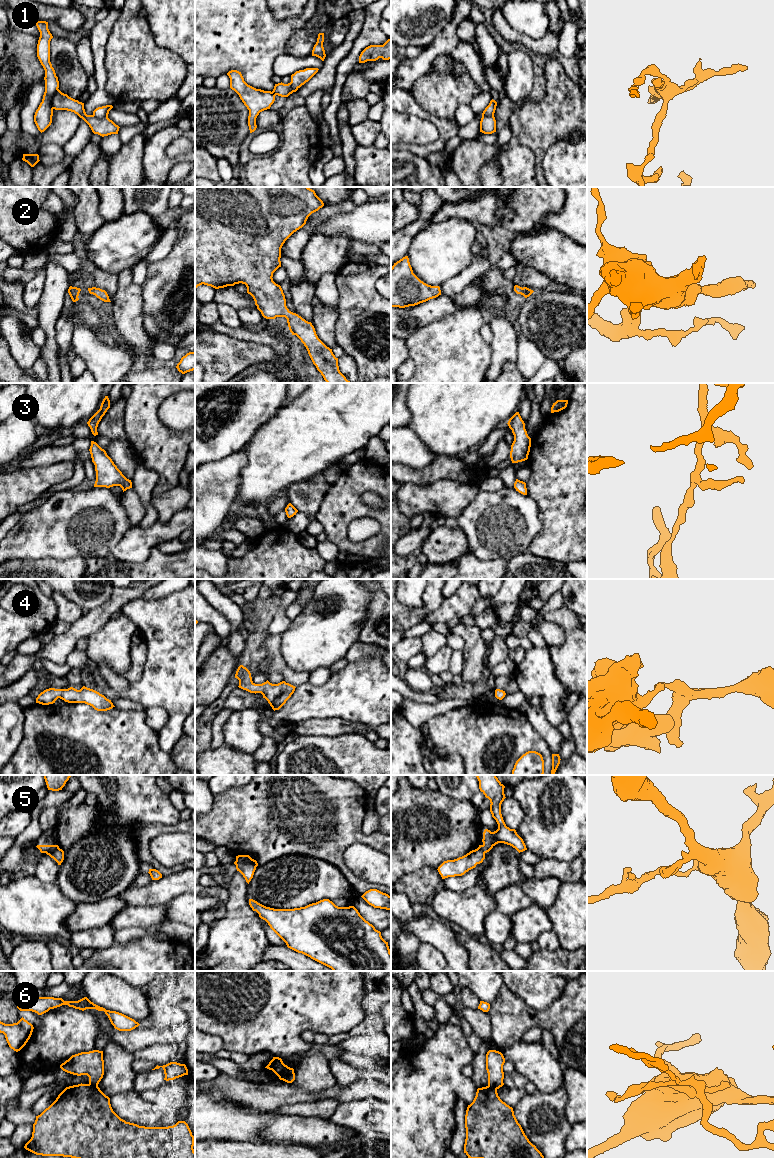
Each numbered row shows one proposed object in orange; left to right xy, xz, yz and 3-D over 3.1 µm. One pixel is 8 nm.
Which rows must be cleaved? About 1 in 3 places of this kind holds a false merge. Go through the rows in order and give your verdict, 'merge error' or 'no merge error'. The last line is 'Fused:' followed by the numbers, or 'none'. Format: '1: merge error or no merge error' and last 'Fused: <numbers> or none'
1: merge error
2: no merge error
3: no merge error
4: no merge error
5: merge error
6: merge error
Fused: 1, 5, 6

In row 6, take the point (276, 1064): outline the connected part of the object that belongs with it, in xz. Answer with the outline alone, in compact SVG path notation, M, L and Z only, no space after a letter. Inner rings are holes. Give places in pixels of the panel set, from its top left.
M273 1057L273 1059L265 1068L272 1070L279 1077L280 1080L282 1080L282 1076L286 1071L293 1069L285 1065L282 1059L279 1057Z

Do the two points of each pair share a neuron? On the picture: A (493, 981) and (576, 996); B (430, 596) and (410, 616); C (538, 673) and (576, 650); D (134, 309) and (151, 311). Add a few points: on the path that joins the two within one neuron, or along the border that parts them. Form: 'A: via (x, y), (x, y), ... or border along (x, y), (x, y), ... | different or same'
A: border along (504, 984), (490, 1004) | different
B: via (430, 603), (417, 615) | same
C: border along (548, 646), (555, 674), (563, 685) | different
D: border along (140, 287), (143, 303), (143, 323), (145, 325) | different

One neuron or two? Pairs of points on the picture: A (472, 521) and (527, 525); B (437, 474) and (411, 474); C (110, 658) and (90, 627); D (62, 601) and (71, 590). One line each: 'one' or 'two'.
A: one
B: one
C: two
D: two

